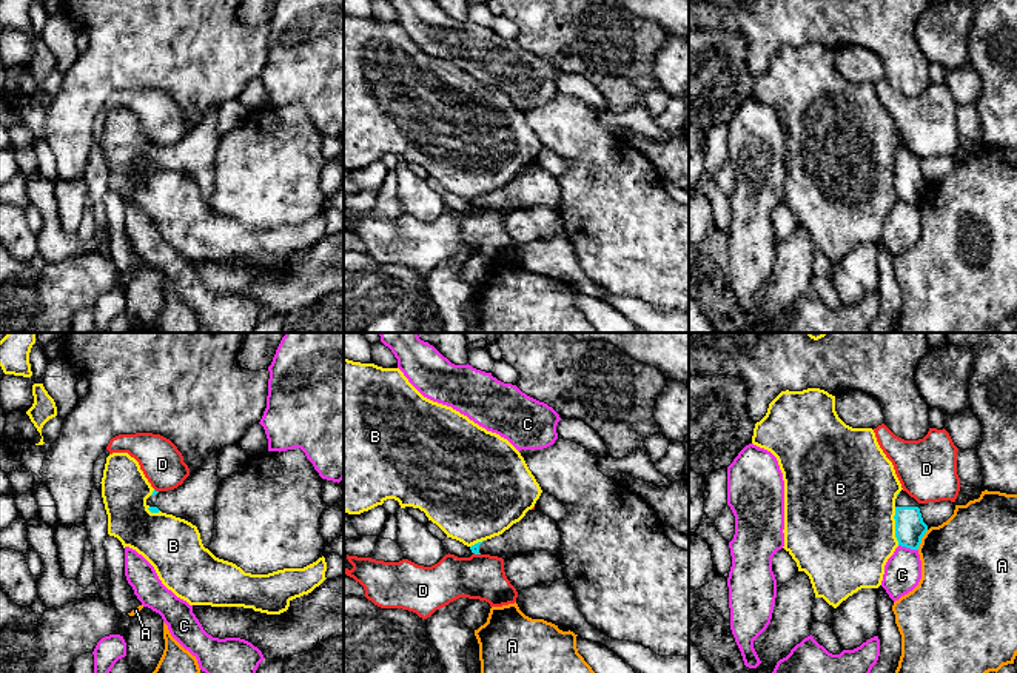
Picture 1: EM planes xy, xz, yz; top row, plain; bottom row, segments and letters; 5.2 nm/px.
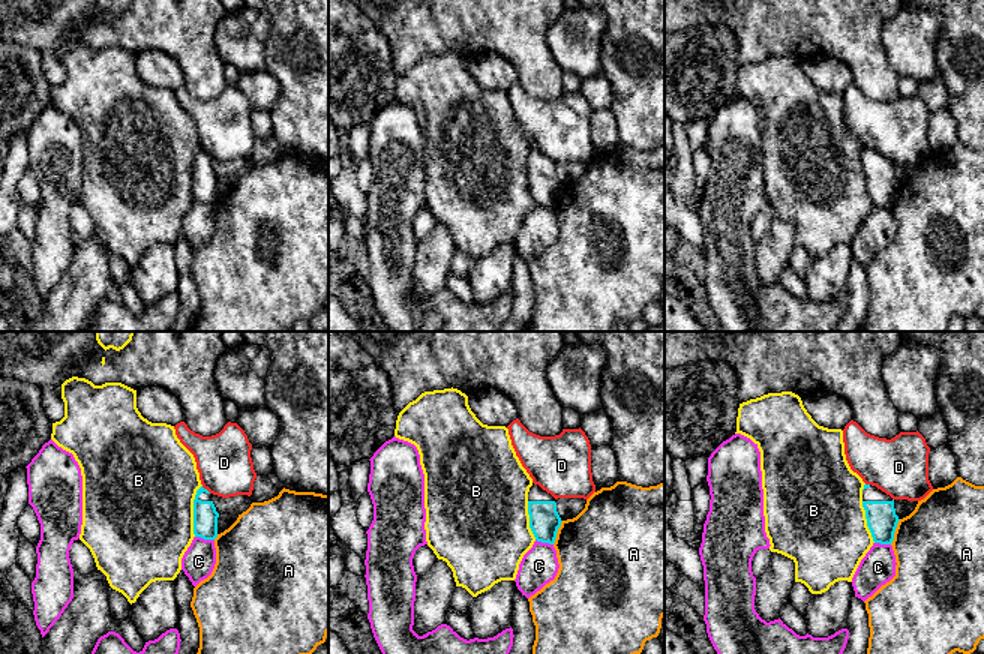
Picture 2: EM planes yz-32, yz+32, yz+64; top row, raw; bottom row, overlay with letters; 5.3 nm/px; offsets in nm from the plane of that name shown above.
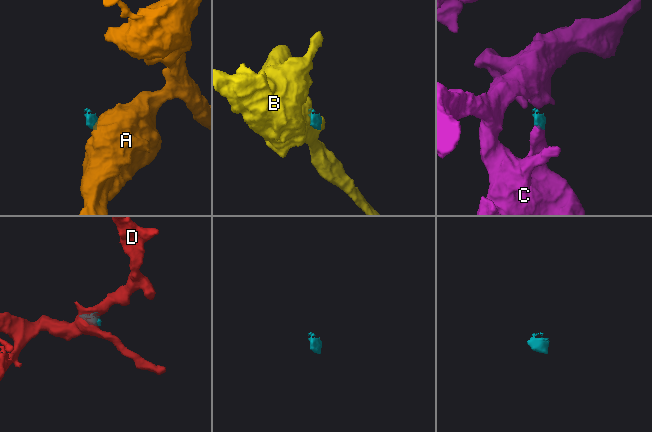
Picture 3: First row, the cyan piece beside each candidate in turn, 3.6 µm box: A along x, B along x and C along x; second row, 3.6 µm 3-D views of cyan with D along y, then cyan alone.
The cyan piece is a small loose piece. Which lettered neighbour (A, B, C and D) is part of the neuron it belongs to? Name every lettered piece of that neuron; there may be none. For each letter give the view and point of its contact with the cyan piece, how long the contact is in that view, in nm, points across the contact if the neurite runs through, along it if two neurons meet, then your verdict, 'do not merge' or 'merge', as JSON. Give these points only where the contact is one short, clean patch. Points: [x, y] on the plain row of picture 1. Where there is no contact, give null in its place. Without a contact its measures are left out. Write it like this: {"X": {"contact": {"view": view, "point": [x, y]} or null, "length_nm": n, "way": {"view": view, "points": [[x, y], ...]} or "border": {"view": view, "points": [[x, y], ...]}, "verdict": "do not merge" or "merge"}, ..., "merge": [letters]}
{"A": {"contact": {"view": "yz", "point": [920, 194]}, "length_nm": 120, "border": {"view": "yz", "points": [[928, 185], [917, 204]]}, "verdict": "do not merge"}, "B": {"contact": {"view": "yz", "point": [896, 180]}, "length_nm": 200, "border": {"view": "yz", "points": [[894, 162], [894, 191], [899, 199]]}, "verdict": "do not merge"}, "C": {"contact": {"view": "yz", "point": [908, 202]}, "length_nm": 110, "border": {"view": "yz", "points": [[899, 199], [917, 205]]}, "verdict": "do not merge"}, "D": {"contact": {"view": "xz", "point": [476, 208]}, "length_nm": 40, "border": {"view": "xz", "points": [[473, 207], [479, 210]]}, "verdict": "do not merge"}, "merge": []}

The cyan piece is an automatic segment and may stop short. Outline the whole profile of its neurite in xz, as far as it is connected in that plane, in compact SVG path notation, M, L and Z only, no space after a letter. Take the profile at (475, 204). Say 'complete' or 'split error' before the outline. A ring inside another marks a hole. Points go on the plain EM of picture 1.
split error | M529 165L525 171L502 189L470 202L475 209L490 209L504 216L521 208L549 206L556 209L561 202L561 185L556 176L544 168Z

